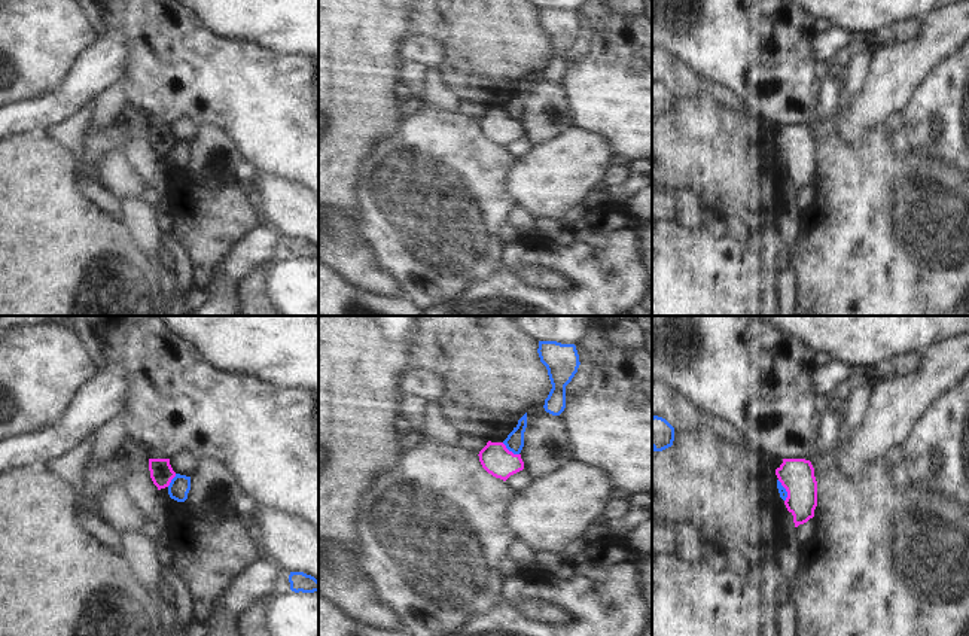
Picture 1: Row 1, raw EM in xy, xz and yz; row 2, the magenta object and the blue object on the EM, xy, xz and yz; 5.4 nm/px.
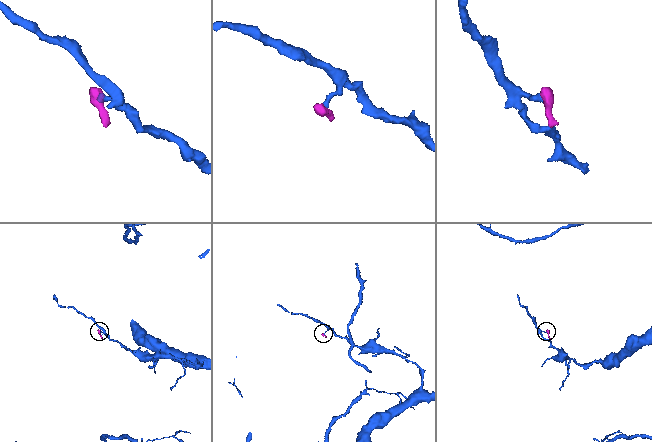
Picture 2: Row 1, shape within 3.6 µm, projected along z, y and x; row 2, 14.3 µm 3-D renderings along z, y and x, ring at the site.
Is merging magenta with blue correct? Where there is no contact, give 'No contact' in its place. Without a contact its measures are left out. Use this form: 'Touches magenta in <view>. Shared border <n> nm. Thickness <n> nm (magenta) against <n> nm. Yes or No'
Touches magenta in xz. Shared border 120 nm. Thickness 170 nm (magenta) against 100 nm. No.

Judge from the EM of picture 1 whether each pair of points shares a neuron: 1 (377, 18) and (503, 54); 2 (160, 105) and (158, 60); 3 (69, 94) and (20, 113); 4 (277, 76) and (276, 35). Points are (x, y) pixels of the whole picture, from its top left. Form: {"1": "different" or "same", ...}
{"1": "different", "2": "same", "3": "same", "4": "different"}

